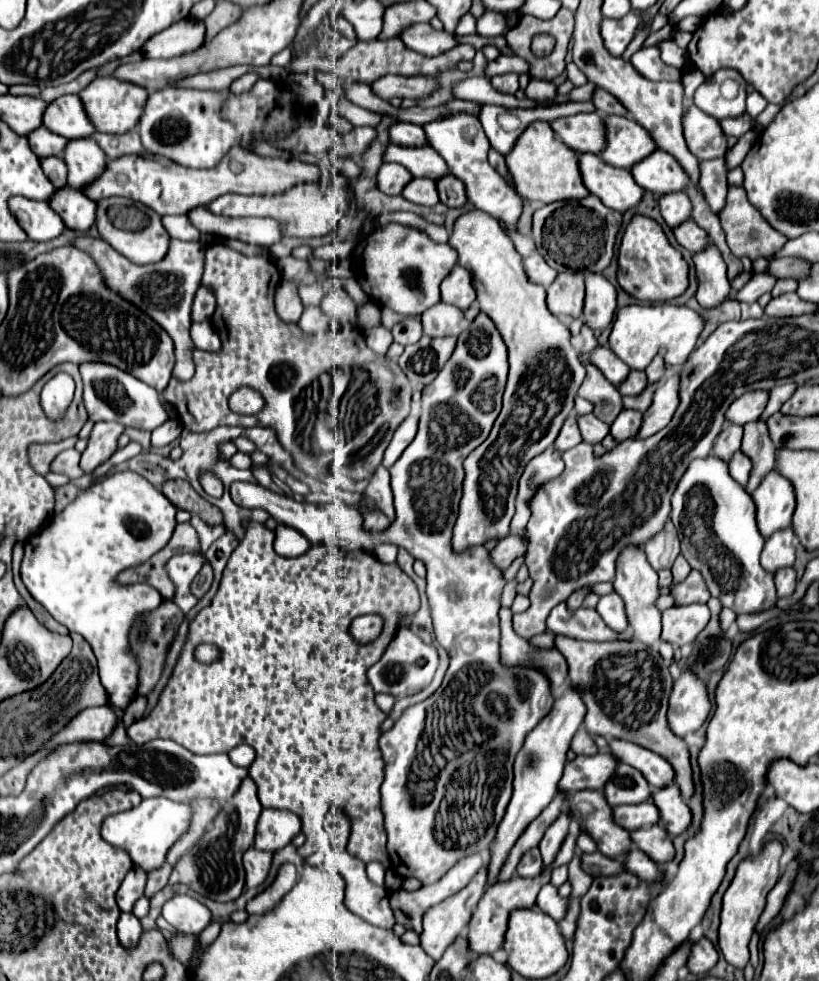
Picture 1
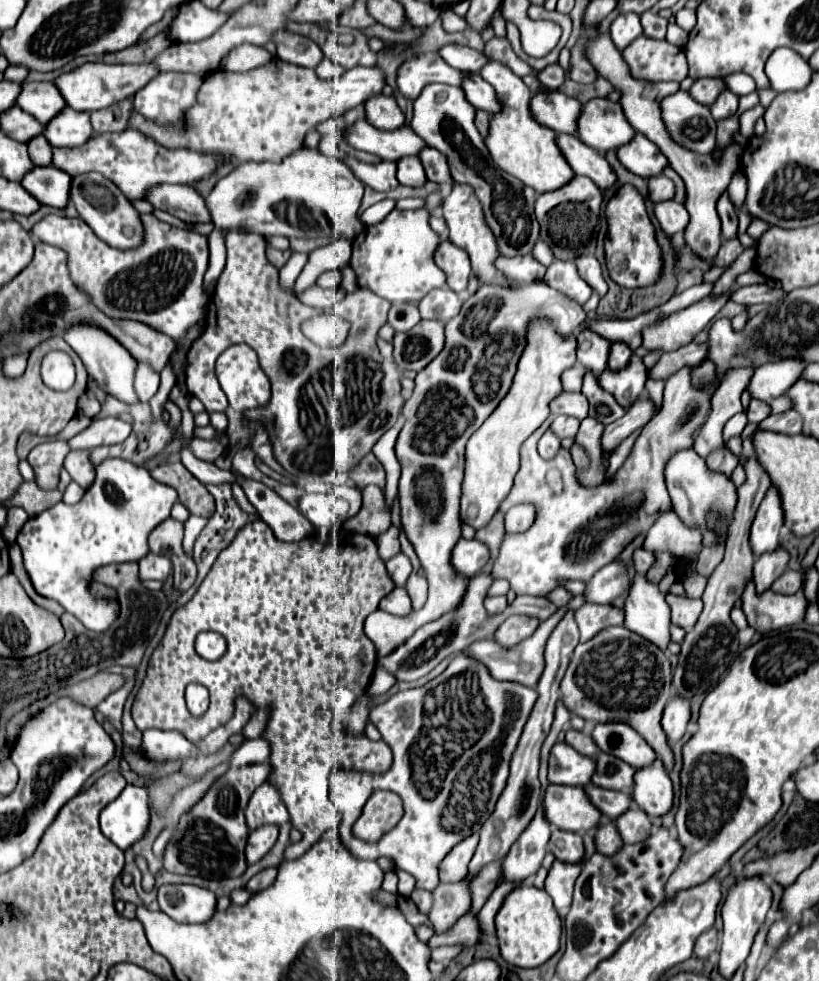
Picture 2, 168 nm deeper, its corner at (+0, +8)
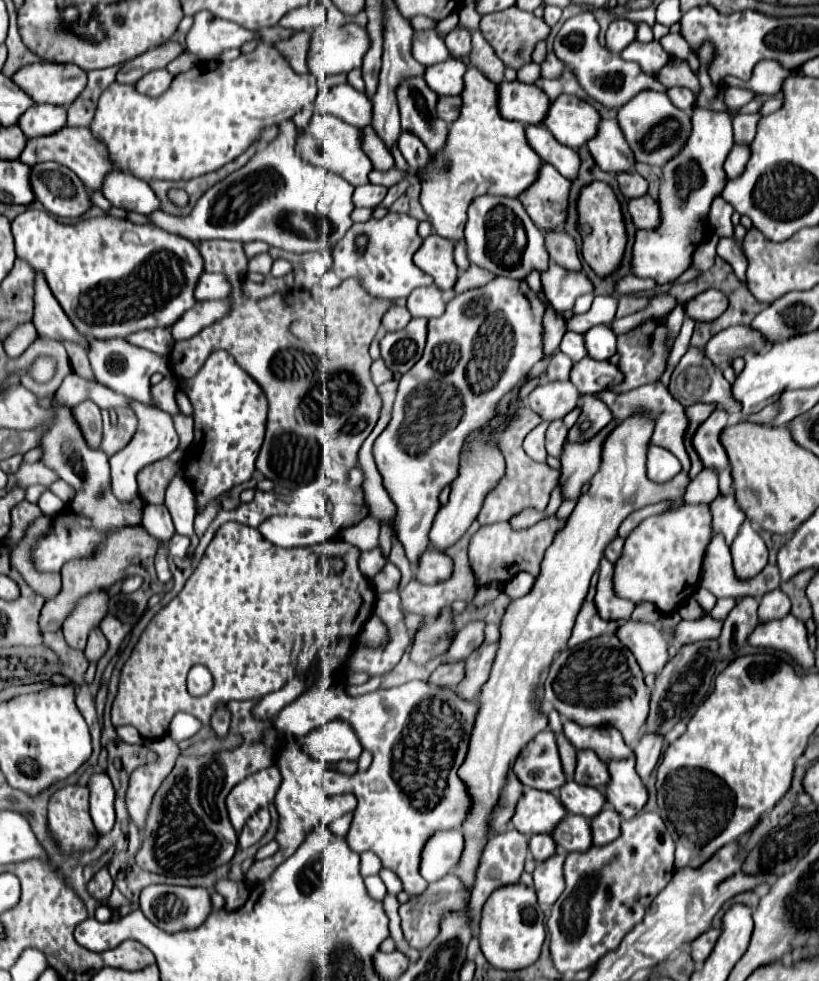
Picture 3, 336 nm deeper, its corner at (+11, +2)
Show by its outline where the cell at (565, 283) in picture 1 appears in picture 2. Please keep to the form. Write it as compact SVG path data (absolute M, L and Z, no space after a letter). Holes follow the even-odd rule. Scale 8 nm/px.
M555 261L555 263L551 263L547 267L547 273L545 273L545 283L551 285L553 289L561 291L569 299L577 301L579 305L583 305L593 293L593 289L579 277L577 267L575 267L573 261Z

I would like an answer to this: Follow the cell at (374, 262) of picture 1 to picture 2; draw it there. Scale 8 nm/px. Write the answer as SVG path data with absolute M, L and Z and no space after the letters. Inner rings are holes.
M393 209L381 223L365 227L363 233L353 239L349 265L357 275L357 283L379 297L385 297L391 303L419 303L431 289L445 285L445 273L433 261L439 243L441 237L429 227L427 209Z

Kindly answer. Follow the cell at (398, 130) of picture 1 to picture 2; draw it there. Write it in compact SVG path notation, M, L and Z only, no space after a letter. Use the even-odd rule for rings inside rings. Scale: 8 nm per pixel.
M379 95L365 101L365 119L377 129L399 129L403 125L403 113L395 97Z

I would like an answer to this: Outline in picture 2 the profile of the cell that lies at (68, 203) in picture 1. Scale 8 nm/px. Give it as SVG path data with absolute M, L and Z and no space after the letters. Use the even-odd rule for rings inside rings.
M53 165L35 167L21 181L23 189L27 189L39 203L51 207L65 207L69 203L69 185L71 177Z

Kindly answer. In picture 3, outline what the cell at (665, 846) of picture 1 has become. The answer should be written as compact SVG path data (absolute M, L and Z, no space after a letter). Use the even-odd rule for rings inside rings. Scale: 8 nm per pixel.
M606 809L592 819L592 843L608 845L620 837L620 815L614 809Z

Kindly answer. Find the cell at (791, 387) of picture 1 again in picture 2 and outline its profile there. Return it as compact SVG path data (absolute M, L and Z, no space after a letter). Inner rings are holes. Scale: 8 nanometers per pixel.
M742 412L734 415L724 426L723 440L728 441L731 437L740 435L747 423L746 413Z

